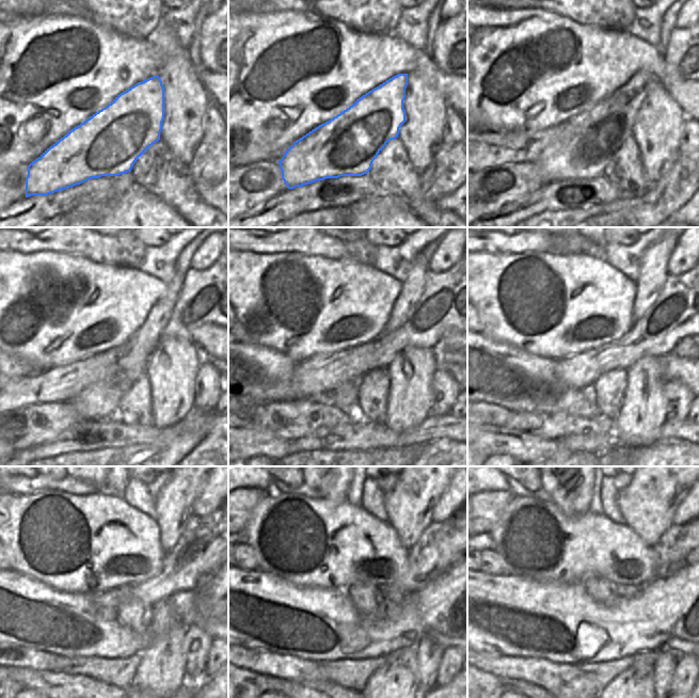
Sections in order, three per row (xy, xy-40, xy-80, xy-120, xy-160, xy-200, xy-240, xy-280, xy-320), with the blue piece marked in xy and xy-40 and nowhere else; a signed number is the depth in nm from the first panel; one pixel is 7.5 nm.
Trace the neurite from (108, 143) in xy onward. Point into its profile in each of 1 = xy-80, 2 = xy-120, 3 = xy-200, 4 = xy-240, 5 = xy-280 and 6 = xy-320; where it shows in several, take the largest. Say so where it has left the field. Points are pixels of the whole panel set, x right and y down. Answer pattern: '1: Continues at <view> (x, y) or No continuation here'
1: Continues at xy-80 (587, 142)
2: Continues at xy-120 (100, 400)
3: Continues at xy-200 (653, 271)
4: Continues at xy-240 (174, 502)
5: Continues at xy-280 (409, 506)
6: Continues at xy-320 (648, 504)

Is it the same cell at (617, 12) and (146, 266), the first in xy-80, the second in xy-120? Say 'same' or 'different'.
different

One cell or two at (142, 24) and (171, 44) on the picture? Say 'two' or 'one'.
two

